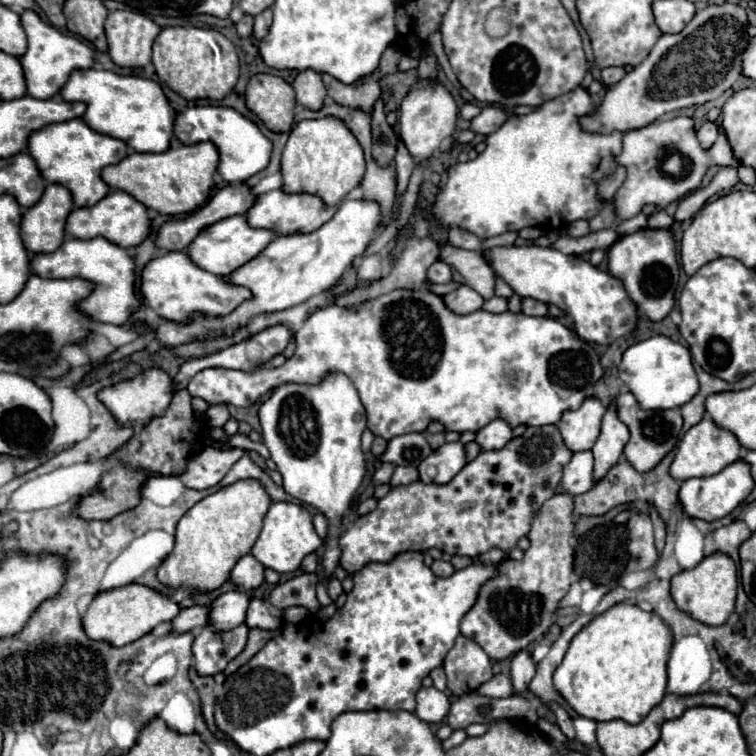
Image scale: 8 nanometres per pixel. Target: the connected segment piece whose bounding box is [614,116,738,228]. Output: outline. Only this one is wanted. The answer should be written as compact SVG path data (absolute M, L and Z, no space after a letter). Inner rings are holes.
M680 116L666 122L654 122L650 126L644 126L640 130L630 130L624 134L624 148L616 156L616 162L626 166L626 182L614 196L616 212L622 220L636 216L644 204L654 204L658 210L648 218L650 228L670 228L674 218L666 214L666 206L684 198L688 192L696 190L712 166L738 166L738 160L732 156L732 148L725 134L719 134L714 146L710 150L704 150L696 140L696 130L692 118ZM664 148L676 148L676 152L682 156L684 162L684 174L682 176L670 176L666 172L660 172L660 156L664 156Z

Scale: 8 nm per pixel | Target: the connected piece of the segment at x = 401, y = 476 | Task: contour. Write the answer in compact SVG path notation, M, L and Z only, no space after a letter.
M396 466L394 474L392 474L392 480L390 480L390 486L396 488L396 486L404 486L404 484L412 484L418 480L418 470L416 468L408 468L408 466Z

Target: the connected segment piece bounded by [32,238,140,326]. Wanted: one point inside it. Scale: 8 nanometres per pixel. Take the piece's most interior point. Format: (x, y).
(111, 268)

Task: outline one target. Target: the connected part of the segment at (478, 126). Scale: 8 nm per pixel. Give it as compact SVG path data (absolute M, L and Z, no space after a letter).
M488 106L488 108L484 108L484 110L472 120L470 130L476 132L476 134L486 136L486 134L496 132L496 128L500 128L500 126L504 124L504 120L506 120L506 112L504 112L502 108L498 108L498 106Z

